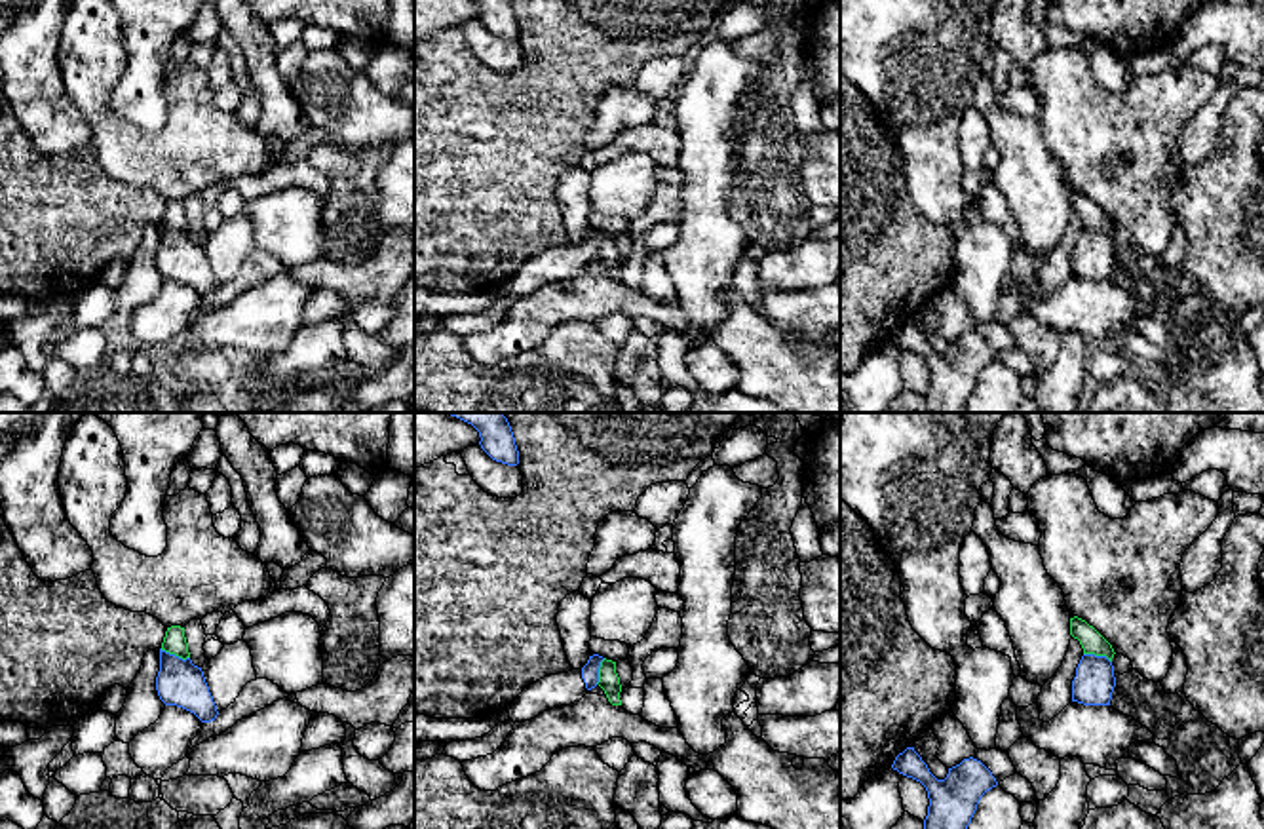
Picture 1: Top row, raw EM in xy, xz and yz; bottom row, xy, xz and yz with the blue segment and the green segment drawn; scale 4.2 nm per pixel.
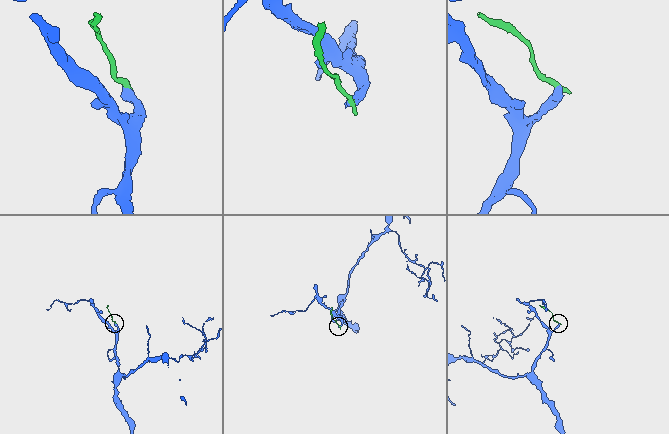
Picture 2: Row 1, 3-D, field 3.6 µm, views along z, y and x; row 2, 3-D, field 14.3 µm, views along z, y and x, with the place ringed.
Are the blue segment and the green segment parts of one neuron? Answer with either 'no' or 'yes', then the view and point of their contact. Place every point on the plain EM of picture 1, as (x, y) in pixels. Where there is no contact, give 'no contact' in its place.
no; meets blue in xy at (173, 229)

